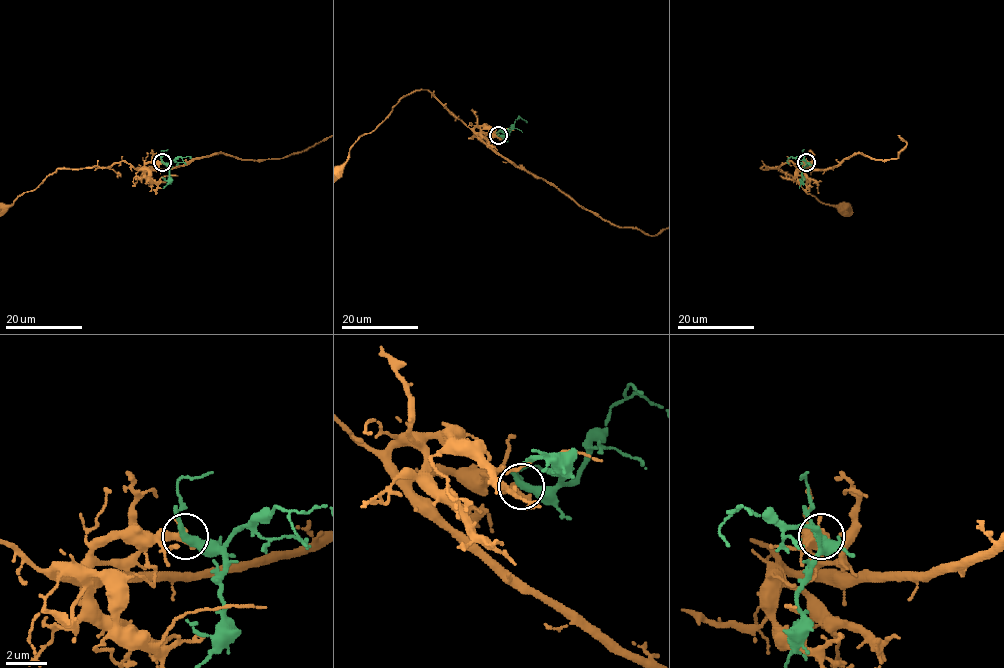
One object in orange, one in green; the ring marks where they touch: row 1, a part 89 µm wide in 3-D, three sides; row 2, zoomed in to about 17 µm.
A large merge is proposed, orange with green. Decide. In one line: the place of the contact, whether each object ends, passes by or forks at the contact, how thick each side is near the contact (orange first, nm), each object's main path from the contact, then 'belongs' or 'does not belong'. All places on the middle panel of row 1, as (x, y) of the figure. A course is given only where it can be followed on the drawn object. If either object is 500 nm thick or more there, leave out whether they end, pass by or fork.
(498, 135) | orange passes by | green passes by | 320/360 nm | orange via (498, 135), (475, 134), (429, 91), (416, 89), (361, 136) | green via (498, 135), (507, 135), (516, 119), (521, 117), (527, 122) | does not belong

